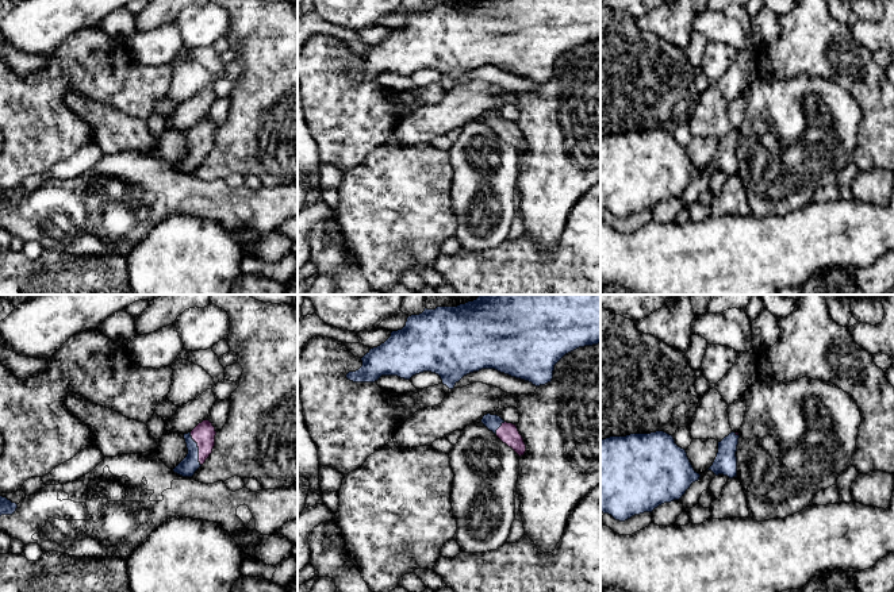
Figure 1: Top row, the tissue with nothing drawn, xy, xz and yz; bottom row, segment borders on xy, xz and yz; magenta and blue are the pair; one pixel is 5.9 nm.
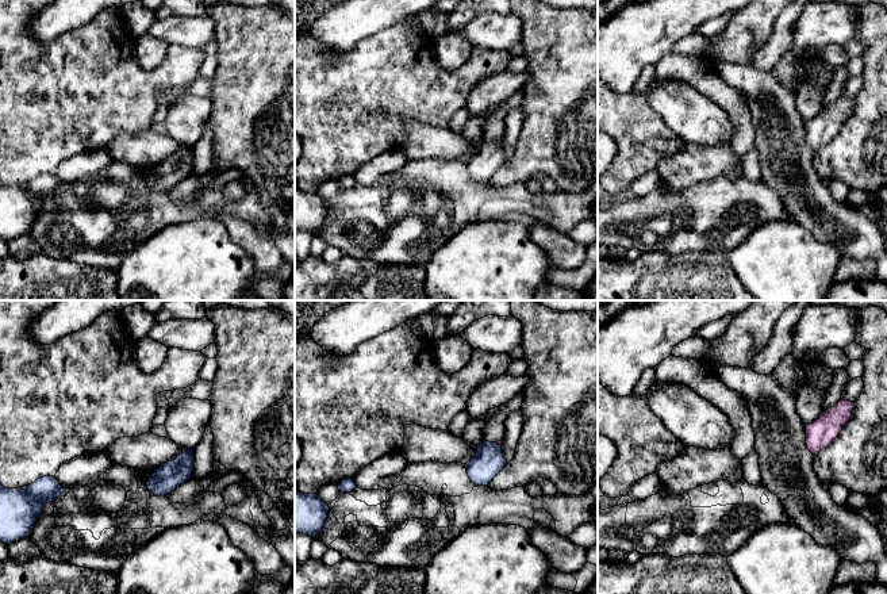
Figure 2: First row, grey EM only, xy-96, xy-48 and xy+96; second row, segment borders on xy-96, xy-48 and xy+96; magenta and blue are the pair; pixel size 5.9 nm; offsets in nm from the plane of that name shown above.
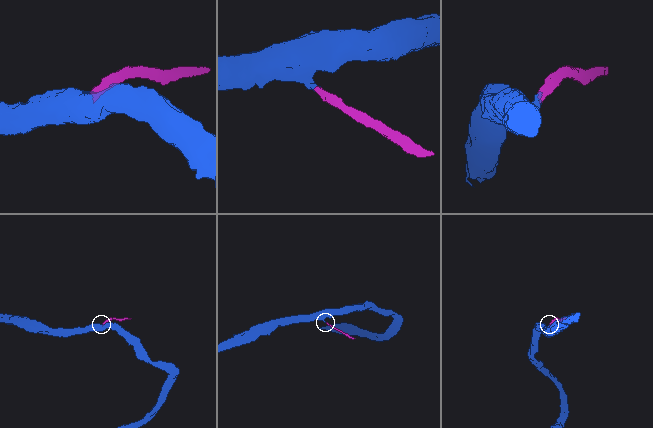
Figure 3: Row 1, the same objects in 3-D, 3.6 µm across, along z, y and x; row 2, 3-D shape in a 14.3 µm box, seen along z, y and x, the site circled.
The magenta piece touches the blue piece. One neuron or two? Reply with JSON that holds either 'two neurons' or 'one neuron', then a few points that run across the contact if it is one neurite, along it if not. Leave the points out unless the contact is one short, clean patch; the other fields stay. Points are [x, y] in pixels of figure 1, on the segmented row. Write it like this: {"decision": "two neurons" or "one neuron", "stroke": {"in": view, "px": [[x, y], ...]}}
{"decision": "one neuron", "stroke": {"in": "xy", "px": [[203, 434], [199, 449], [196, 457], [187, 468]]}}

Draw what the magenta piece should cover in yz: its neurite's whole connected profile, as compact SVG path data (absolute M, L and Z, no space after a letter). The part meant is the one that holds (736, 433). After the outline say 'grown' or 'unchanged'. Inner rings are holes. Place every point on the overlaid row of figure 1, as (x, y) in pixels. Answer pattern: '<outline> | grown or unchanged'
M730 433L721 442L718 442L718 453L713 465L707 469L711 470L715 476L724 474L729 478L737 477L737 445L738 445L738 433Z | grown

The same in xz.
M491 414L484 415L481 423L519 457L525 454L526 445L515 424L507 423L500 416Z | grown

